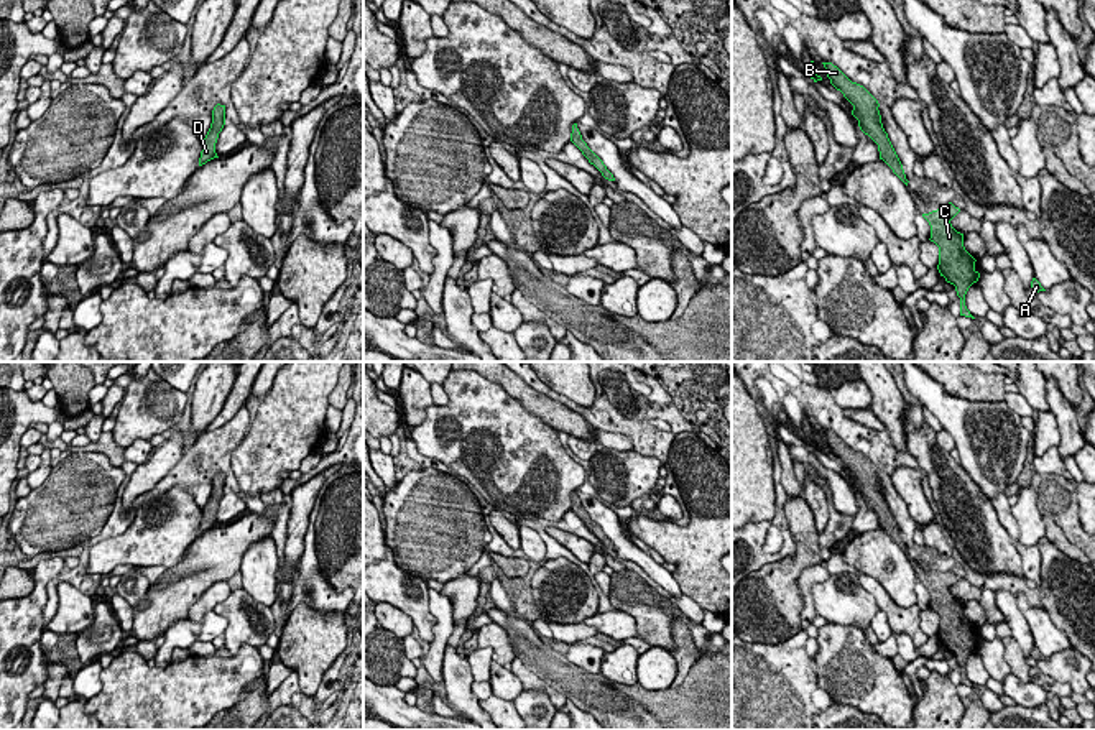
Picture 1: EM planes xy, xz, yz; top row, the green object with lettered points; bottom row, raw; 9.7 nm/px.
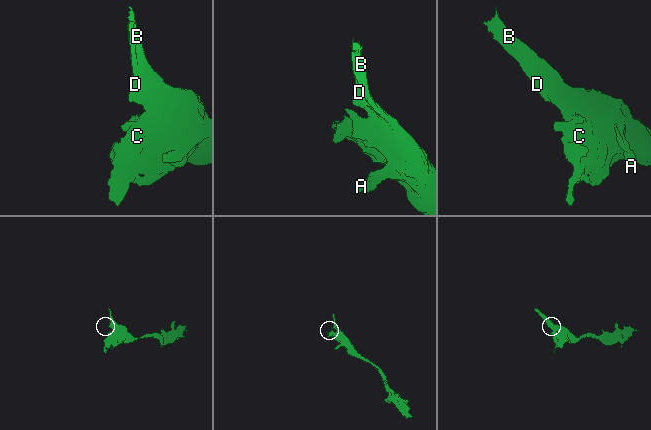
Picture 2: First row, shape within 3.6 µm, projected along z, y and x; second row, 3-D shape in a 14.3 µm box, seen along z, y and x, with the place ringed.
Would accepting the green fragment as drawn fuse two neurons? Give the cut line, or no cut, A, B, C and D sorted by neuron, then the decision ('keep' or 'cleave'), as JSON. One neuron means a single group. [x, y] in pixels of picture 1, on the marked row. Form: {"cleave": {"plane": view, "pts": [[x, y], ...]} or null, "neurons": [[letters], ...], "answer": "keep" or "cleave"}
{"cleave": null, "neurons": [["A", "B", "C", "D"]], "answer": "keep"}

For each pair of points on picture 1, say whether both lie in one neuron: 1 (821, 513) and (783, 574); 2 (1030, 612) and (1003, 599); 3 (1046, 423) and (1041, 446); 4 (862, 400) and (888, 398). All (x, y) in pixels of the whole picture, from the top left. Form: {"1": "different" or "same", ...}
{"1": "different", "2": "different", "3": "same", "4": "different"}

